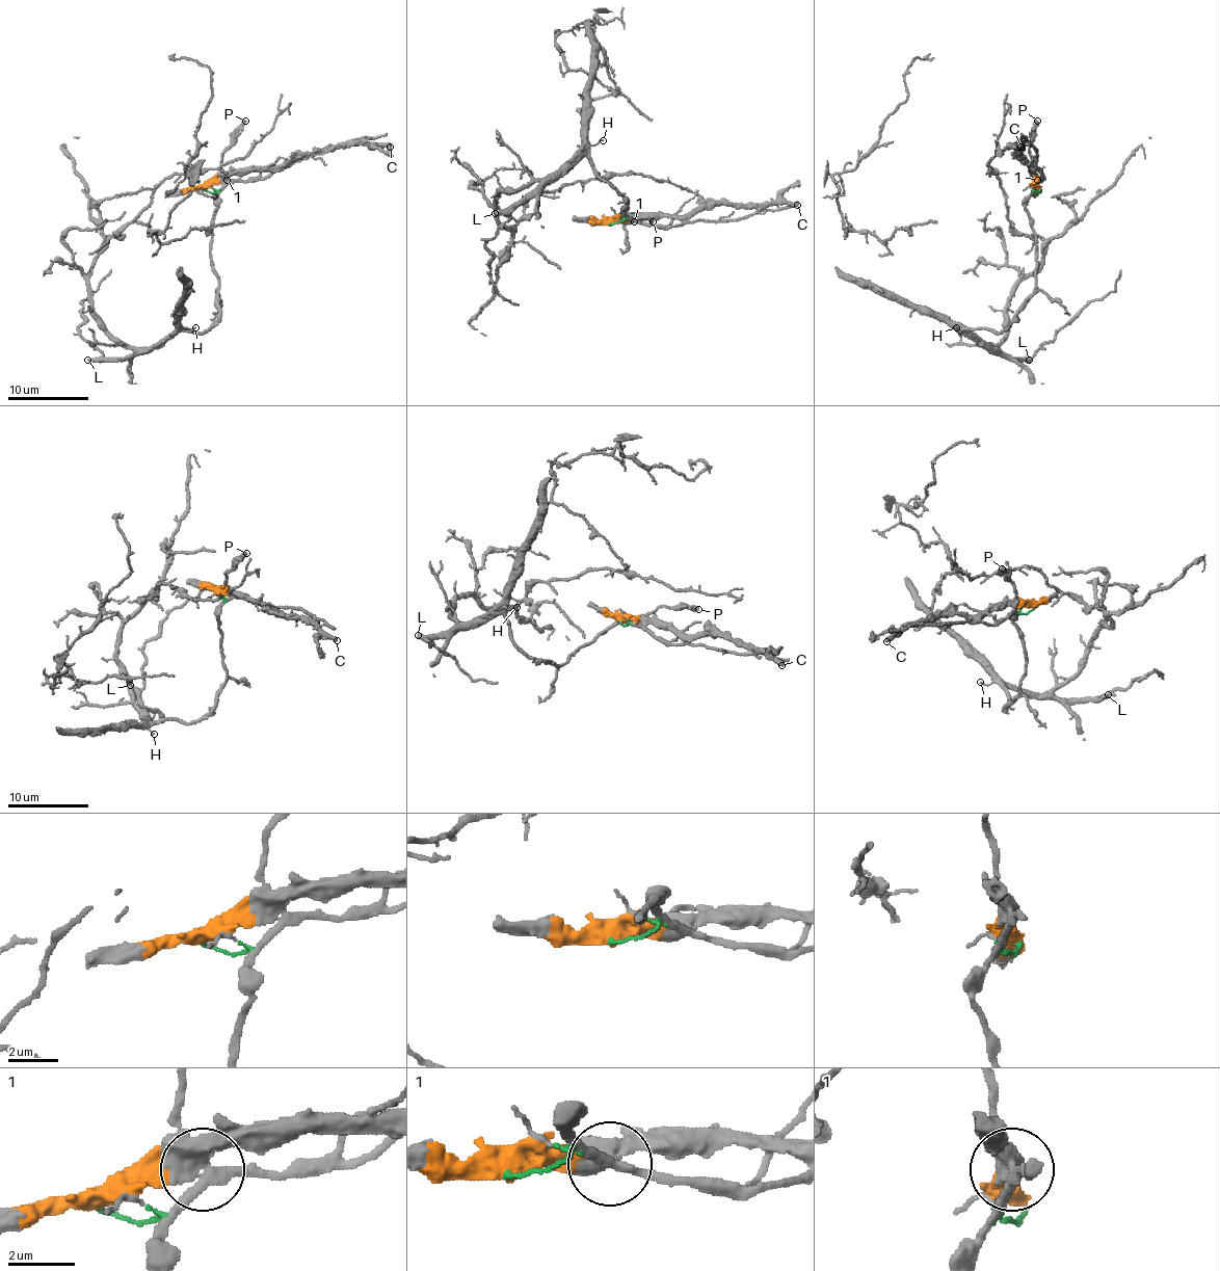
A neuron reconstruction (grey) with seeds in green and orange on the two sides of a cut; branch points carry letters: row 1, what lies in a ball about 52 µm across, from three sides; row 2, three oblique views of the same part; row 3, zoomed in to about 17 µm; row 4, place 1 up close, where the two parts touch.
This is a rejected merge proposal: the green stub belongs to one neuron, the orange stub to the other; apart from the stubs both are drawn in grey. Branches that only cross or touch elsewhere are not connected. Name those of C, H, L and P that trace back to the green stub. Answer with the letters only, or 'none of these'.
H, L

